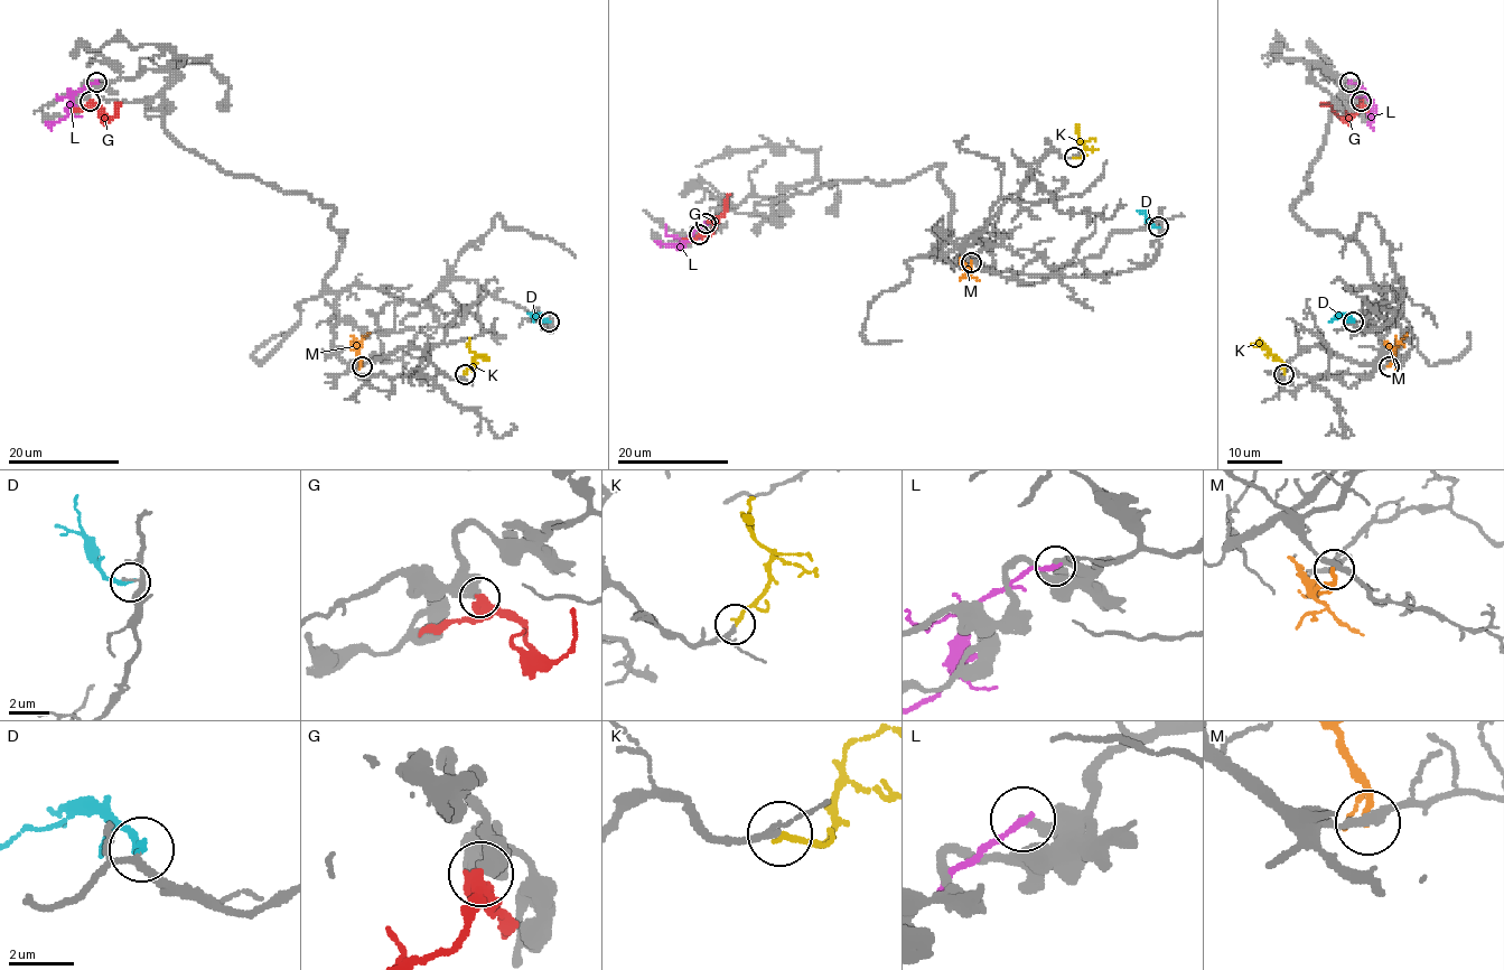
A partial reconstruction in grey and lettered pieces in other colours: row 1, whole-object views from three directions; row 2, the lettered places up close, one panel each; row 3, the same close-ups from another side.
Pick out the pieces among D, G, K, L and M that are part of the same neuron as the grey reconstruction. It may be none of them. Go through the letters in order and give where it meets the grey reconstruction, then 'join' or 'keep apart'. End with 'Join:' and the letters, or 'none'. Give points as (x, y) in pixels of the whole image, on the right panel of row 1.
D: (1353, 322) | keep apart
G: (1361, 101) | keep apart
K: (1283, 374) | join
L: (1350, 82) | keep apart
M: (1389, 366) | keep apart
Join: K

